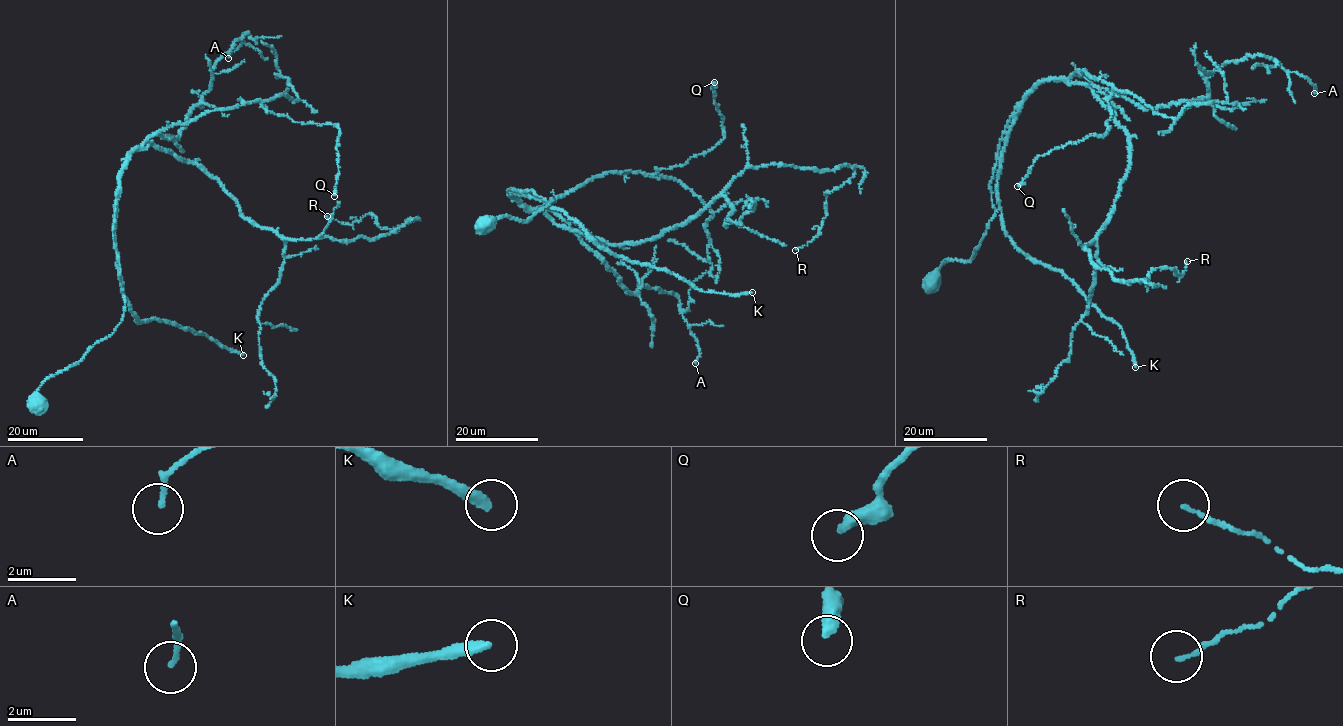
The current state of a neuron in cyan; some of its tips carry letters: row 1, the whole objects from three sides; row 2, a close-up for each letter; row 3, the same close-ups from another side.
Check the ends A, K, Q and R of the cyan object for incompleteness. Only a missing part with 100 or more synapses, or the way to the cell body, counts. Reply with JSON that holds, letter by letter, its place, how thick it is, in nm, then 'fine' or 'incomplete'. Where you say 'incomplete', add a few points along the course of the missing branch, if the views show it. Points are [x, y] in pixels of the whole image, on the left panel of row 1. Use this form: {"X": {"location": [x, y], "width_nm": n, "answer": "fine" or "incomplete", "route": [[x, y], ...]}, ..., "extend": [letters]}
{"A": {"location": [228, 58], "width_nm": 130, "answer": "fine"}, "K": {"location": [243, 355], "width_nm": 300, "answer": "incomplete"}, "Q": {"location": [334, 196], "width_nm": 360, "answer": "fine"}, "R": {"location": [327, 216], "width_nm": 100, "answer": "fine"}, "extend": ["K"]}

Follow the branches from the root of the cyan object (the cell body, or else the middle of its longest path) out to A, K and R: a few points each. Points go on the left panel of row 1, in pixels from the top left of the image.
A: (37, 403), (122, 318), (126, 160), (180, 134), (247, 32), (228, 58)
K: (37, 403), (45, 381), (76, 365), (122, 318), (117, 196), (121, 289), (136, 319), (174, 322), (243, 355)
R: (37, 403), (122, 318), (132, 152), (196, 163), (286, 238), (411, 219), (327, 216)

